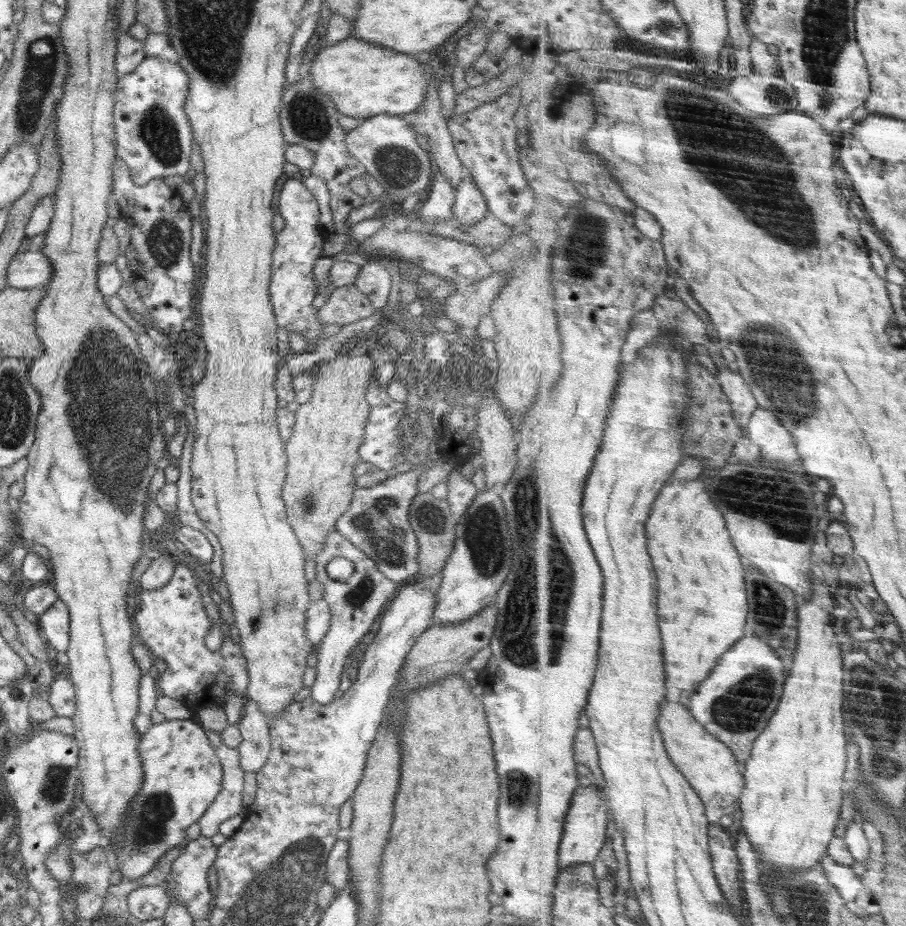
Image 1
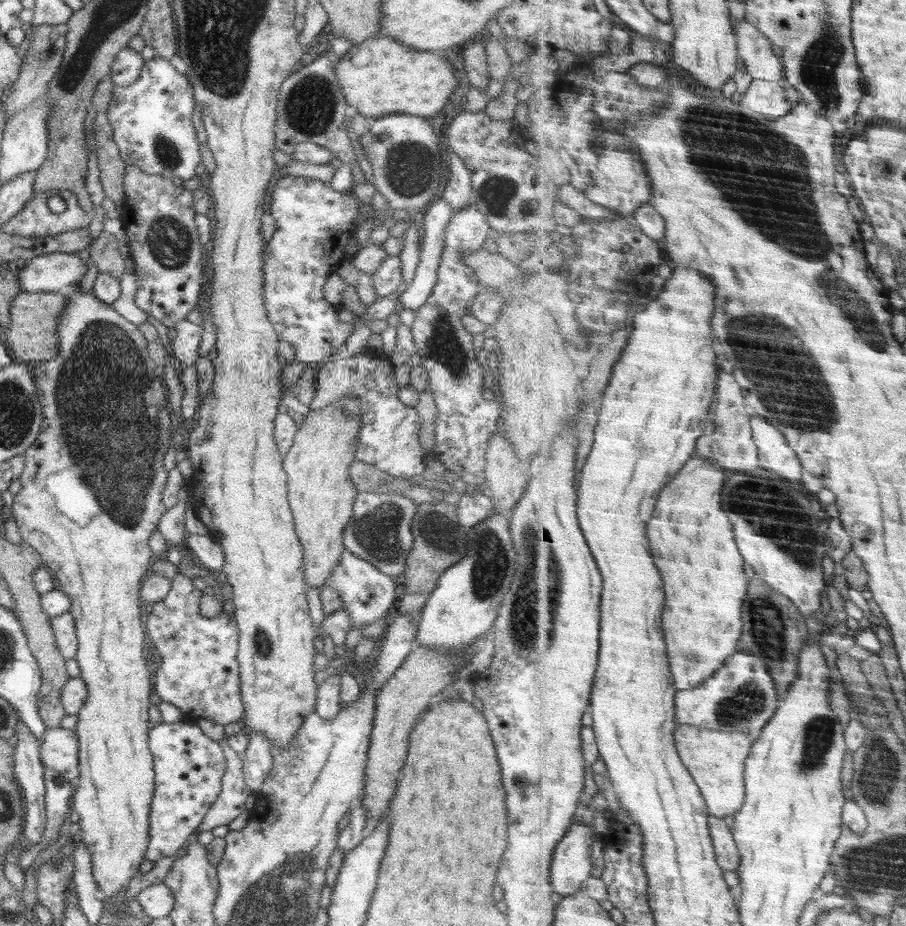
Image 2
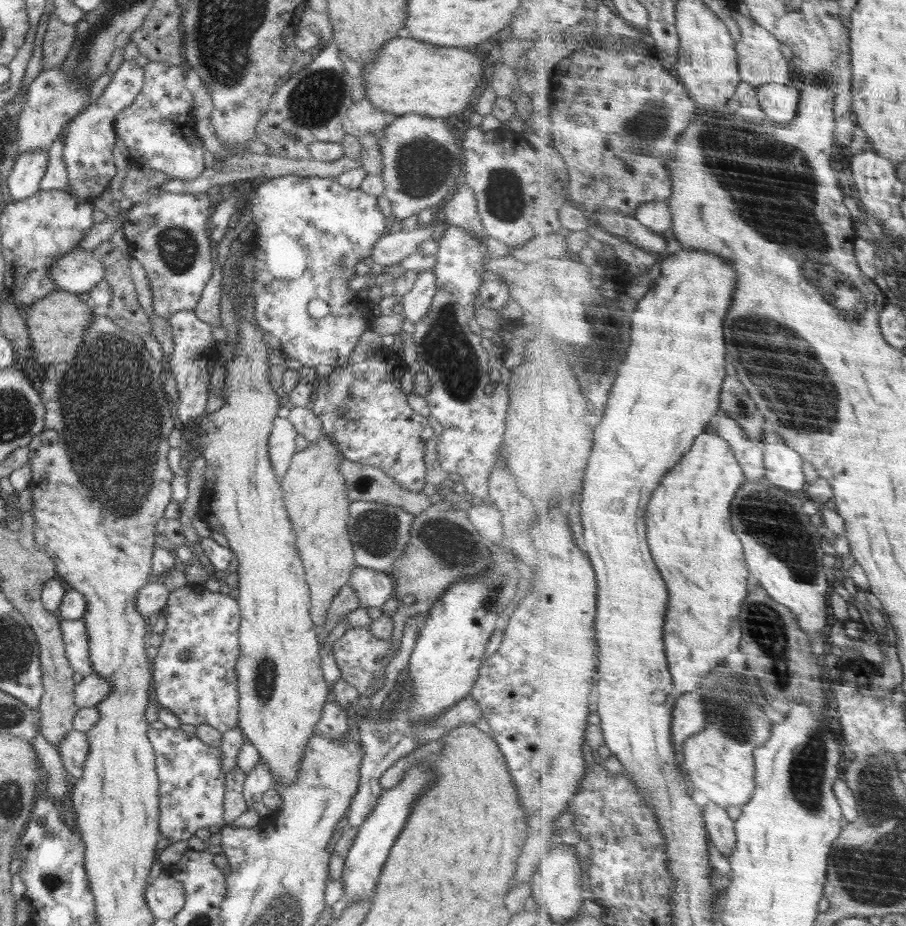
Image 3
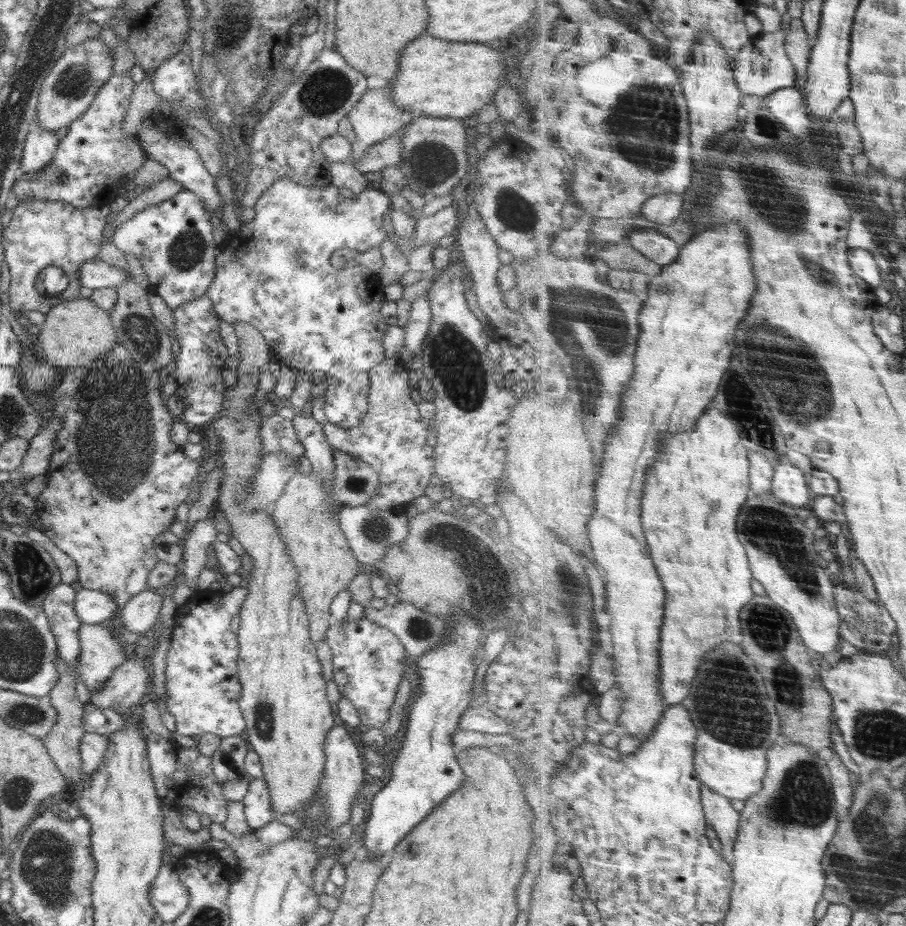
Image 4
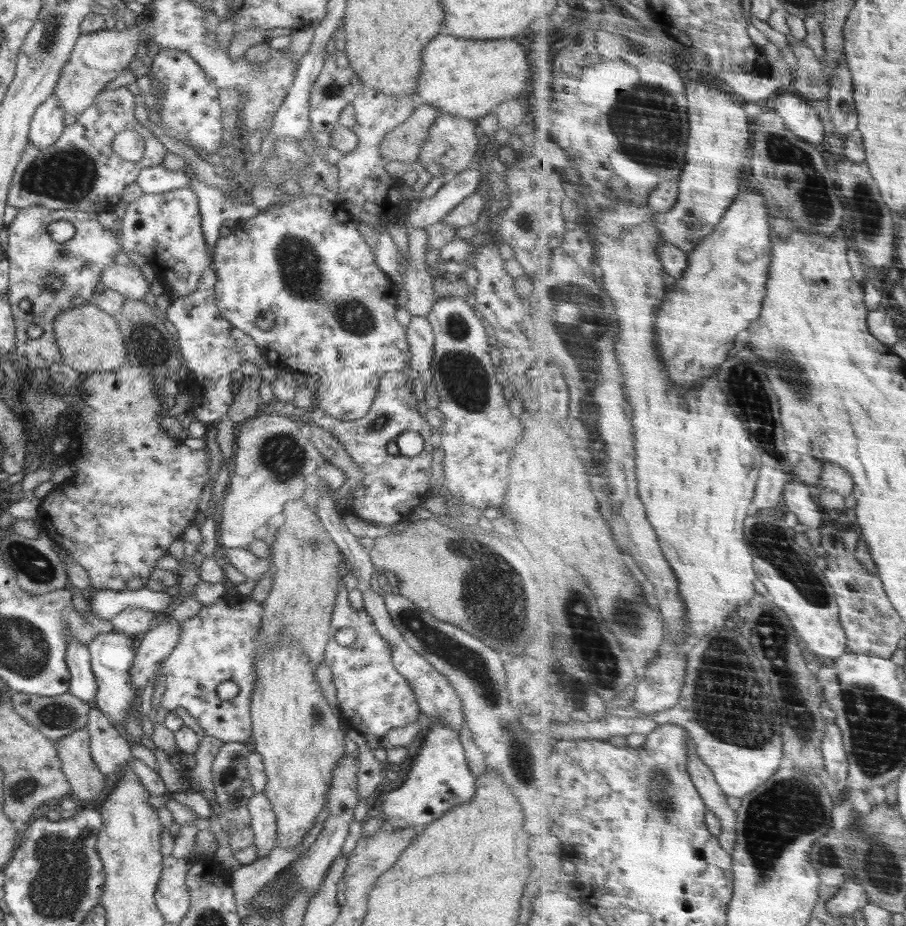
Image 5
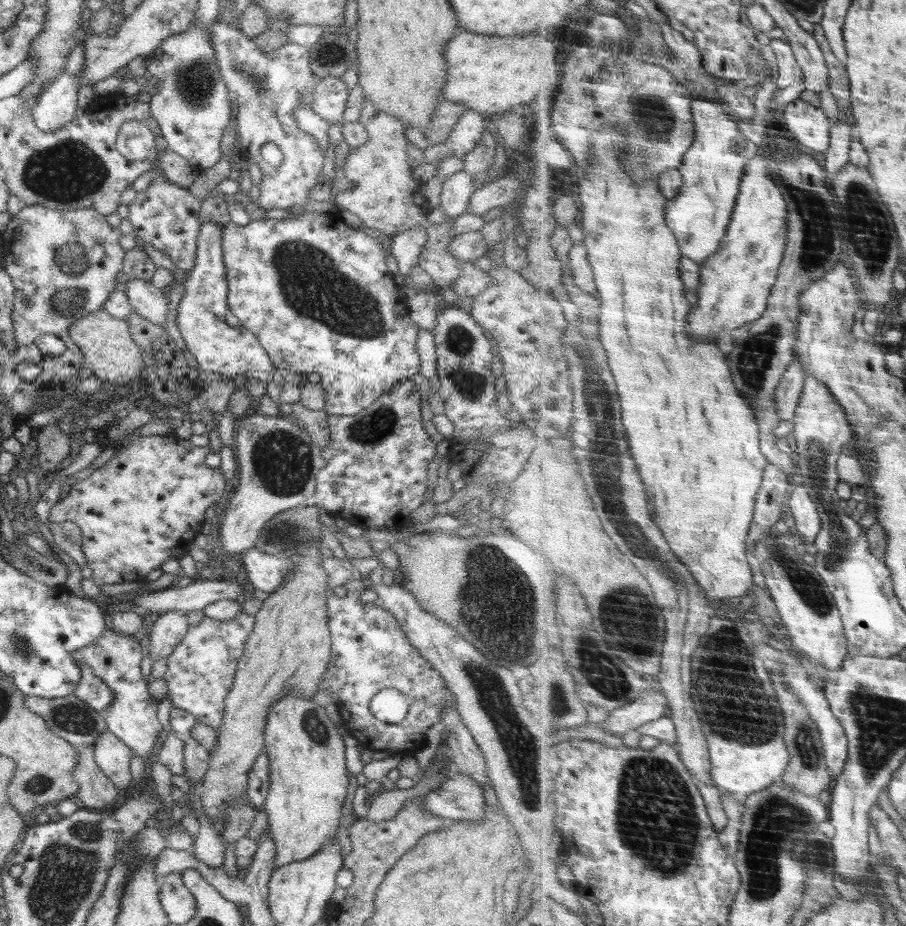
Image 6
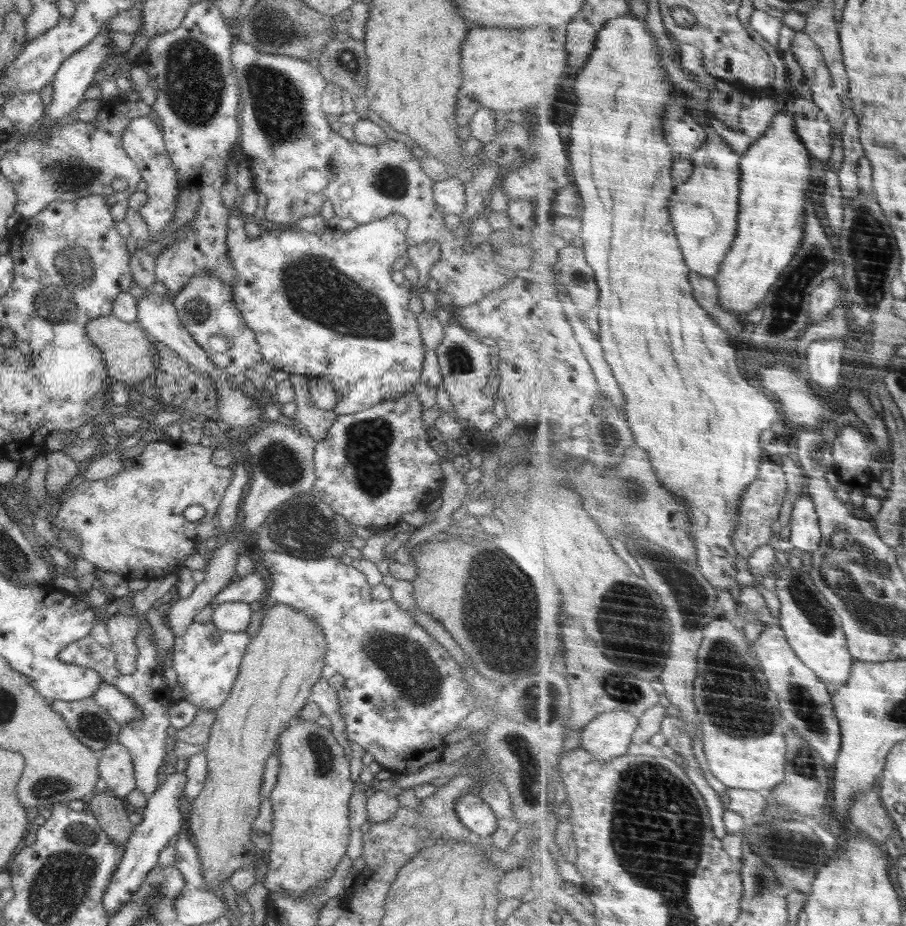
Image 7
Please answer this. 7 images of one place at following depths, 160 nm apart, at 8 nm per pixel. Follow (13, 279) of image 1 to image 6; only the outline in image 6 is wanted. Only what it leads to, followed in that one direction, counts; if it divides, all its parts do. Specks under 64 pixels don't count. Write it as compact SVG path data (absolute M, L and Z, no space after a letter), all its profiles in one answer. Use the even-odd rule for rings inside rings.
M128 279L125 293L134 311L162 327L168 314L169 302L164 290L156 288L151 281Z

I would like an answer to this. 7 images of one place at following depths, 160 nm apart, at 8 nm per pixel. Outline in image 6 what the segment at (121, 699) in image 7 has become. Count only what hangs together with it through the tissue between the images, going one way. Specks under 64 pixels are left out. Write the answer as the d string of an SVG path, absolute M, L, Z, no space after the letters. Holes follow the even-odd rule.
M78 663L81 679L74 695L80 698L89 708L93 708L98 712L103 712L106 707L114 704L114 693L110 691L106 684L99 676L88 668L86 663Z

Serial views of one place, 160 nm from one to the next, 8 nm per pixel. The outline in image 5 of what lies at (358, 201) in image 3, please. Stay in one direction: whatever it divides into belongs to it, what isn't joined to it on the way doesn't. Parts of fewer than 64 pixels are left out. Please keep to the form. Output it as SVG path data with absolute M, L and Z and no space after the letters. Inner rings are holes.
M302 195L286 204L274 204L274 206L261 210L257 216L247 220L240 220L236 228L226 237L220 237L213 248L213 265L216 271L215 303L220 314L236 328L248 333L262 350L263 356L268 360L269 366L285 370L287 373L299 372L304 375L320 374L317 383L318 406L332 418L340 421L358 420L366 416L374 397L378 392L377 386L380 384L381 376L390 371L409 371L412 360L409 344L407 341L406 326L400 325L394 317L396 312L396 298L399 288L393 284L378 265L376 265L373 250L363 239L359 231L357 218L348 212L347 205L338 201L329 201L318 195ZM262 312L272 312L276 324L271 330L261 330L256 325L256 318Z

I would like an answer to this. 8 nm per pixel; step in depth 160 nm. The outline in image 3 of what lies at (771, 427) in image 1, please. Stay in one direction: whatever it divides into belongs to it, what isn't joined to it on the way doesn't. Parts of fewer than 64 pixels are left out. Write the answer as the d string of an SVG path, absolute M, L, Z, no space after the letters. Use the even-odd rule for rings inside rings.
M776 430L766 433L765 458L768 464L766 478L790 492L802 492L810 484L804 474L804 458Z

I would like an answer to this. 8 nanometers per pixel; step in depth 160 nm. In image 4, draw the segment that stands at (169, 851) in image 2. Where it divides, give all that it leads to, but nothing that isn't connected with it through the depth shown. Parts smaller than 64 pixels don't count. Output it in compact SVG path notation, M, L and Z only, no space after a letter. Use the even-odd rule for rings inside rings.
M145 731L145 741L152 780L161 804L176 810L179 815L189 808L200 816L208 816L211 822L223 825L227 819L227 800L214 776L211 757L204 756L196 747L188 748L152 731Z

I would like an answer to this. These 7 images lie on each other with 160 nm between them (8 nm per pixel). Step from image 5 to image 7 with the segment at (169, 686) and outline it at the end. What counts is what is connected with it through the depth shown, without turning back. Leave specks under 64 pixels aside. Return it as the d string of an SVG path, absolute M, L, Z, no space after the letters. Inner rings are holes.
M193 621L184 635L176 636L172 651L172 666L176 671L177 684L186 693L184 701L194 704L199 710L217 710L230 696L239 673L244 651L249 643L248 632L222 631L214 643L211 636L218 630L213 624Z

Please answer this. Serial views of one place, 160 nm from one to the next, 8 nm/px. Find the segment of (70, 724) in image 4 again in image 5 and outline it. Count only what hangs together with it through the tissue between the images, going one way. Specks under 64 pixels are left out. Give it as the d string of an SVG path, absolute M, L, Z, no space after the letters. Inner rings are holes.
M82 729L54 743L71 792L80 798L82 805L92 806L101 800L102 790L106 788L106 777L94 764L89 740L87 729Z

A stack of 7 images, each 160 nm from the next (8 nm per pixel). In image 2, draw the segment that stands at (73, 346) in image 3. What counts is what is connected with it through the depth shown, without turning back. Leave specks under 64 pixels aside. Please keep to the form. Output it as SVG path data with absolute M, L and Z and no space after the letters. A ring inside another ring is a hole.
M19 290L10 305L11 325L2 330L5 345L19 362L46 362L60 356L57 316L65 309L67 297L59 292L26 292Z

